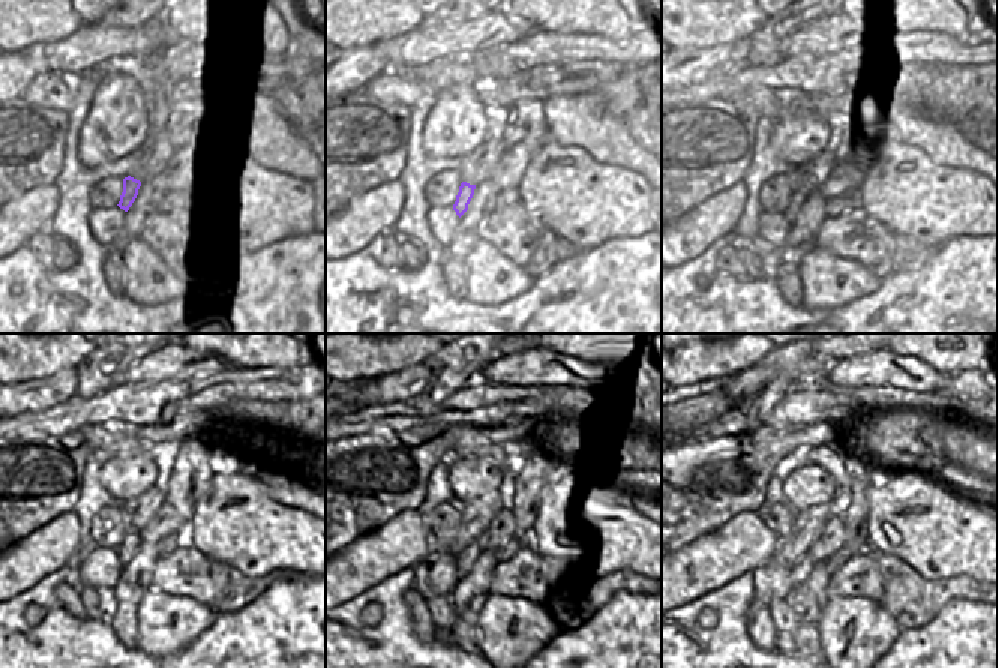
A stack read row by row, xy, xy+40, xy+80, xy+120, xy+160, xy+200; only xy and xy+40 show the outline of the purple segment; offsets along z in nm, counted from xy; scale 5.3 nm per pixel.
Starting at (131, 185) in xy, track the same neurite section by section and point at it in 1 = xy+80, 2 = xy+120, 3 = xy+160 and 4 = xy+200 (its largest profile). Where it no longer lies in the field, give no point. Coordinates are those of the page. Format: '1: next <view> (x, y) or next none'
1: next xy+80 (799, 198)
2: next xy+120 (129, 547)
3: next xy+160 (464, 562)
4: next xy+200 (802, 569)

